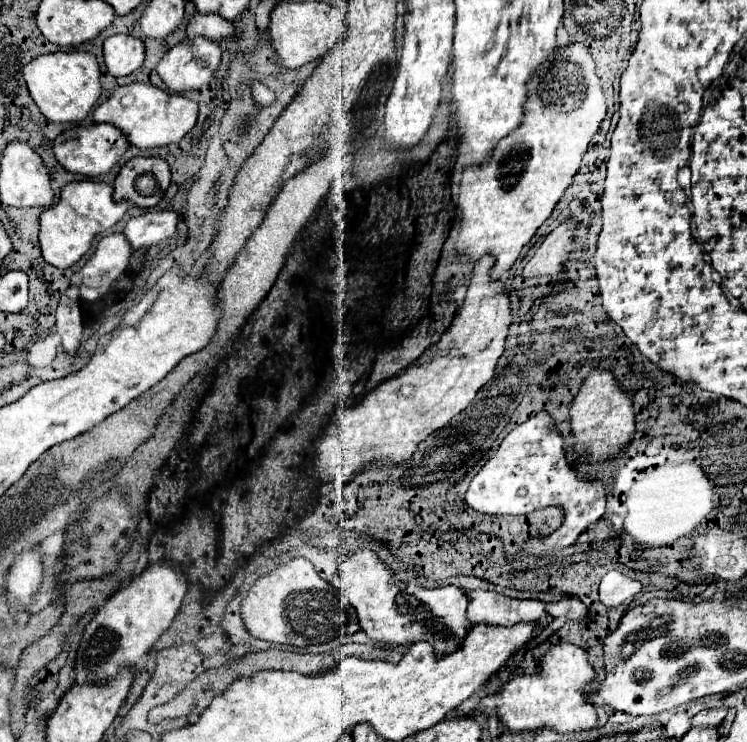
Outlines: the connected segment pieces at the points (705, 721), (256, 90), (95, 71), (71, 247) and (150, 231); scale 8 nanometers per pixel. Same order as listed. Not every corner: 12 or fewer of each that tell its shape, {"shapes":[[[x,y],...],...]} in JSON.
{"shapes":[[[726,707],[700,711],[692,725],[720,725]],[[258,81],[250,83],[254,103],[264,109],[276,93]],[[92,53],[32,59],[24,81],[42,115],[80,123],[100,97]],[[72,181],[40,213],[46,263],[66,269],[118,223],[112,185]],[[176,209],[132,217],[124,229],[134,249],[176,233]]]}

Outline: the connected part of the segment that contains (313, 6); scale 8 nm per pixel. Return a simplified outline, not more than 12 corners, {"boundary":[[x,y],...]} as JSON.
{"boundary":[[284,1],[268,23],[288,71],[344,41],[344,15],[326,1]]}

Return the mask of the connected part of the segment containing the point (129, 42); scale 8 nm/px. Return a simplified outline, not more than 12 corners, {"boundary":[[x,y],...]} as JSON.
{"boundary":[[130,35],[104,41],[110,75],[126,77],[142,65],[144,43]]}

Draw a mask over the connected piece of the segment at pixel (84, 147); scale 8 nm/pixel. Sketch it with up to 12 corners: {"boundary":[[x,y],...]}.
{"boundary":[[110,123],[72,127],[54,139],[64,169],[108,173],[128,139]]}

